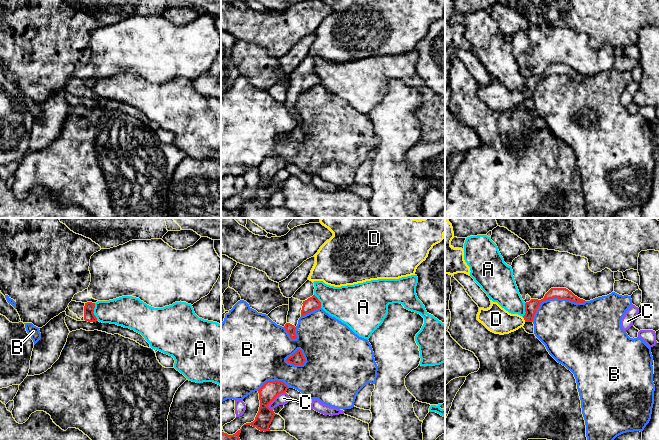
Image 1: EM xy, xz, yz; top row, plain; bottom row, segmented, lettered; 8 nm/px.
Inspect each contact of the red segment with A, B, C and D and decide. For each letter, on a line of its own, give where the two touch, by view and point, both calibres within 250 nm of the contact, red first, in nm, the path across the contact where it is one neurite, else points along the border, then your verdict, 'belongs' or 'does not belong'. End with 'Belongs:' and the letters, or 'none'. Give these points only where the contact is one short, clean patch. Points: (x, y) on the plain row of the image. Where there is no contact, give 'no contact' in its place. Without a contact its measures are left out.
A: xy (93, 87) | 90/240 nm | along xy (94, 79), (93, 90), (97, 96) | does not belong
B: yz (554, 73) | 100/420 nm | does not belong
C: xz (274, 174) | 150/90 nm | does not belong
D: yz (524, 95) | 100/220 nm | across yz (531, 83), (530, 89), (524, 95), (496, 95) | belongs
Belongs: D

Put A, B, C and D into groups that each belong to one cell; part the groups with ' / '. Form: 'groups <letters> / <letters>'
groups A / B / C / D

